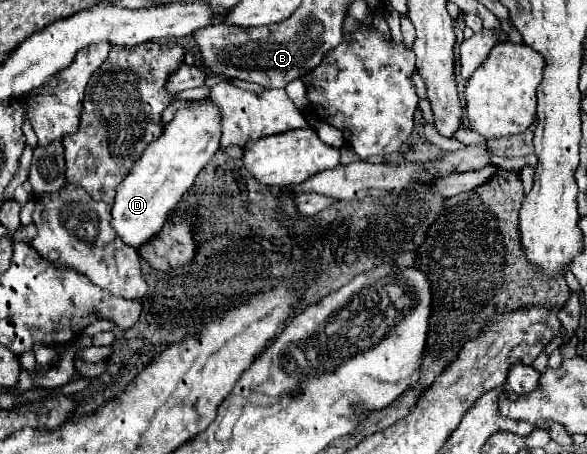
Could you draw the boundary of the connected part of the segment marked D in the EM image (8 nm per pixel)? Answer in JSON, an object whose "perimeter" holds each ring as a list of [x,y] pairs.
{"perimeter":[[[209,99],[197,101],[191,107],[179,109],[171,123],[155,143],[147,145],[139,163],[131,173],[119,183],[117,197],[111,211],[111,227],[129,247],[139,249],[145,241],[155,237],[169,211],[179,203],[179,199],[191,189],[195,177],[205,167],[205,163],[219,151],[219,111]]]}

